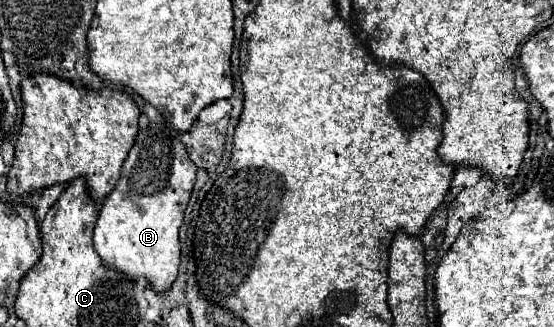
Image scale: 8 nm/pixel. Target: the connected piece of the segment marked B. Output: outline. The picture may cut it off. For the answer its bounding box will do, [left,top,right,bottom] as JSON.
[93,122,195,292]

